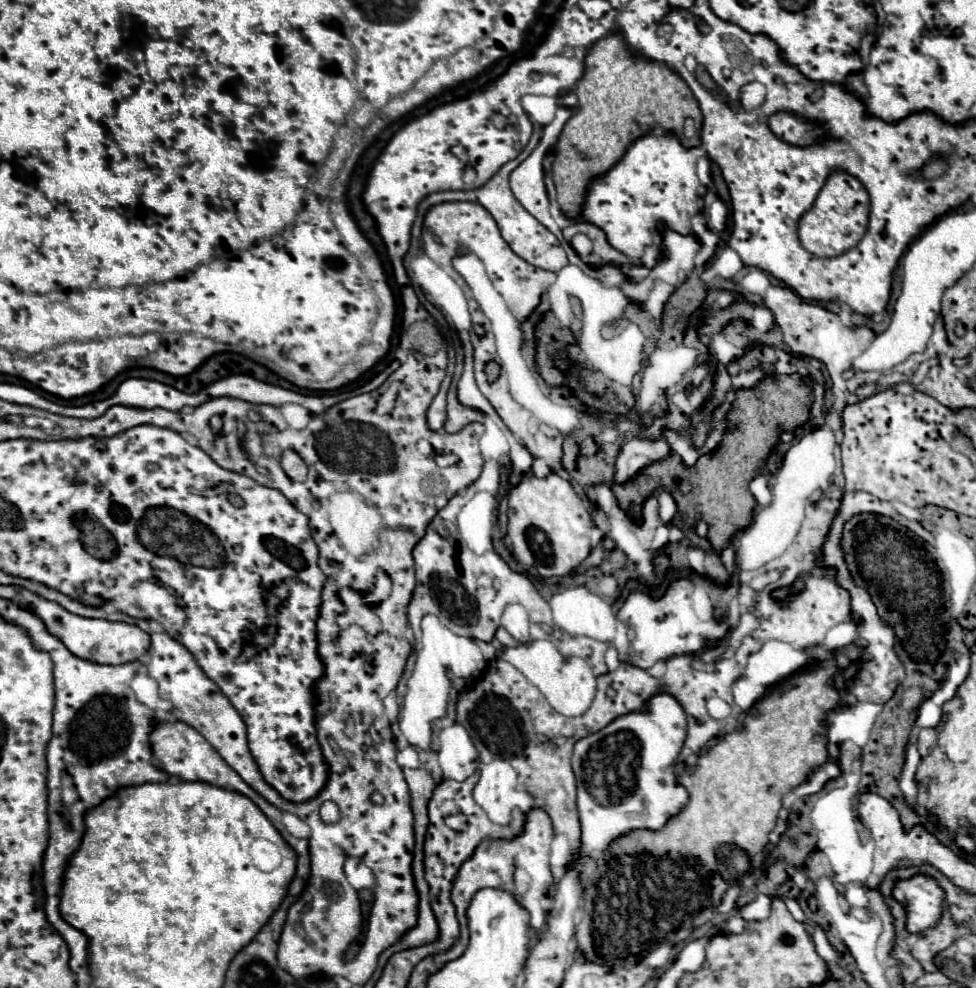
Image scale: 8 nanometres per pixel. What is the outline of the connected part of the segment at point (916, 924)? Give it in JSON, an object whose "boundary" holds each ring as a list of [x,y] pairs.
{"boundary":[[[915,876],[907,882],[897,882],[893,896],[907,906],[907,928],[911,934],[919,934],[939,922],[943,910],[943,890],[933,878]]]}

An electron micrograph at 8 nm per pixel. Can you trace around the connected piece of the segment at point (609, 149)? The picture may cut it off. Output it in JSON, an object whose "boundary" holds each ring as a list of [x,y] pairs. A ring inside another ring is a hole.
{"boundary":[[[617,34],[599,40],[589,50],[585,58],[585,76],[577,82],[575,94],[579,104],[559,136],[553,162],[557,202],[569,220],[579,218],[589,184],[611,170],[637,138],[661,128],[663,132],[675,134],[685,148],[701,144],[699,132],[703,116],[687,84],[663,64],[637,58]],[[687,118],[695,120],[697,136],[685,140],[683,124]]]}

